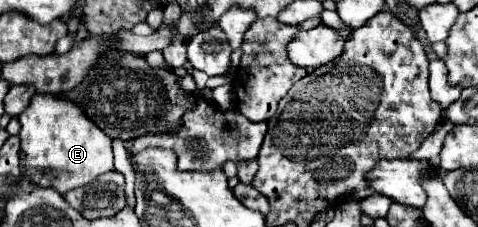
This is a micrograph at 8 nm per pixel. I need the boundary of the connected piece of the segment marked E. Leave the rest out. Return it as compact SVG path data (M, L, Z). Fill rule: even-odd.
M36 93L28 105L28 109L18 115L22 123L20 139L22 139L22 153L24 161L22 167L26 175L40 177L42 181L32 181L38 187L52 187L58 193L66 193L70 189L78 189L98 175L114 169L112 157L112 139L106 137L76 105L70 101L60 101L58 97L46 93ZM52 169L52 171L42 171Z

